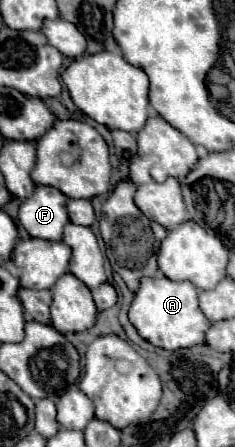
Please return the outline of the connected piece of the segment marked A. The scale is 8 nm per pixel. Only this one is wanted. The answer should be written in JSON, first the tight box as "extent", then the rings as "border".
{"extent":[129,276,211,350],"border":[[[165,276],[143,280],[129,308],[129,320],[141,338],[163,350],[191,348],[205,342],[205,332],[211,326],[197,304],[197,288],[191,282],[173,282]]]}

